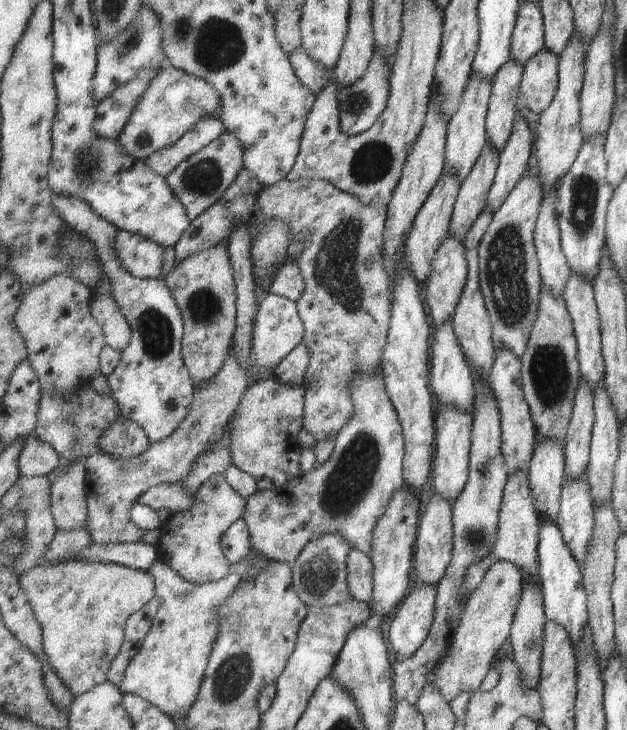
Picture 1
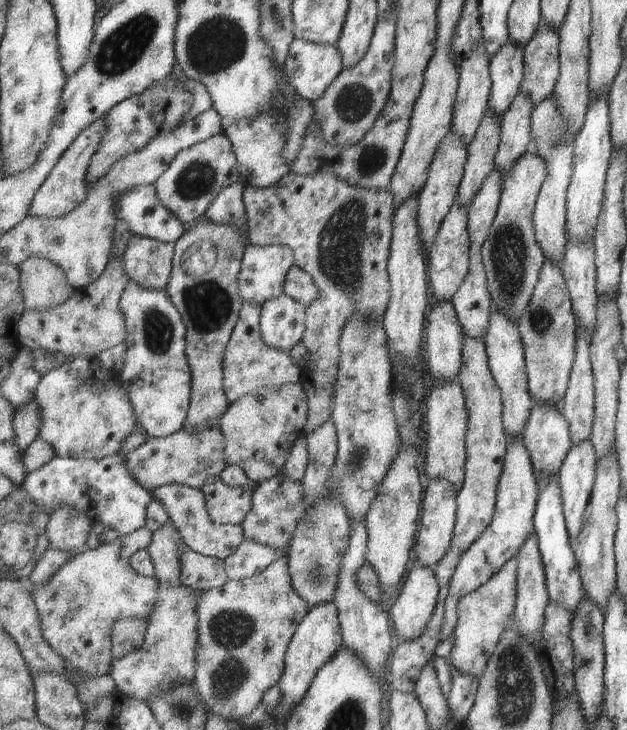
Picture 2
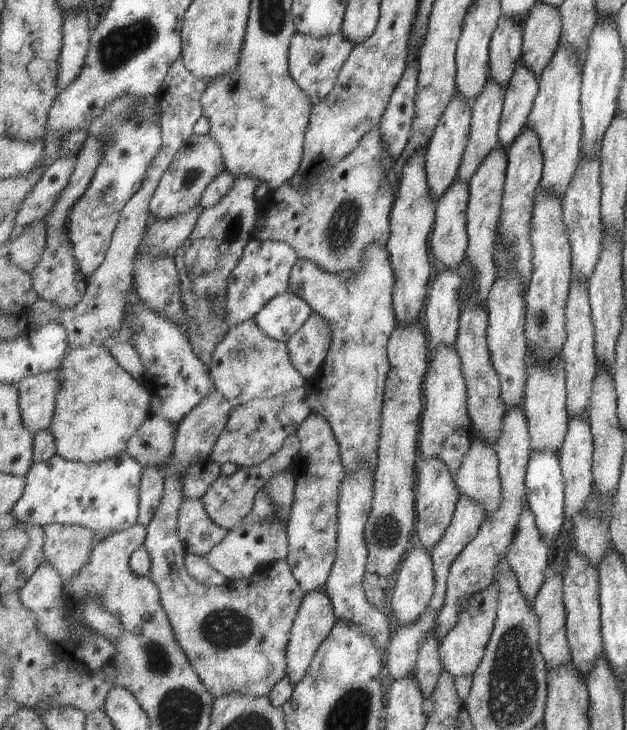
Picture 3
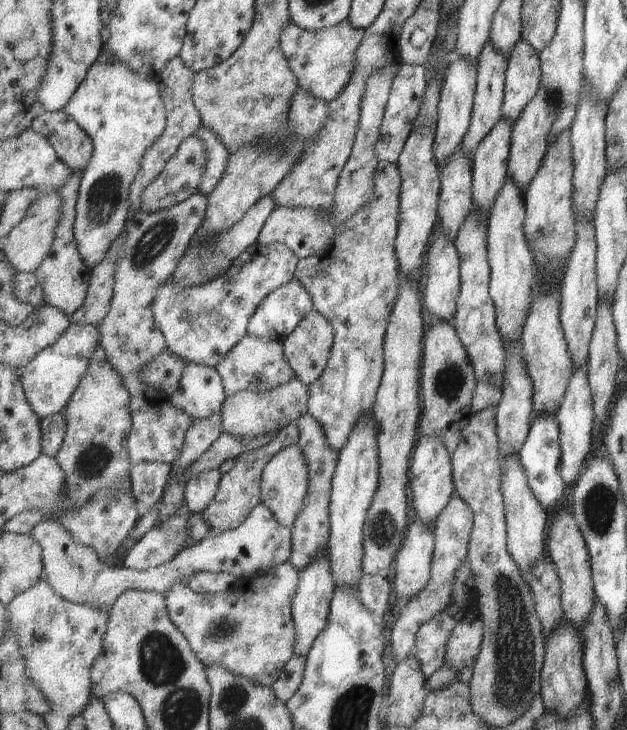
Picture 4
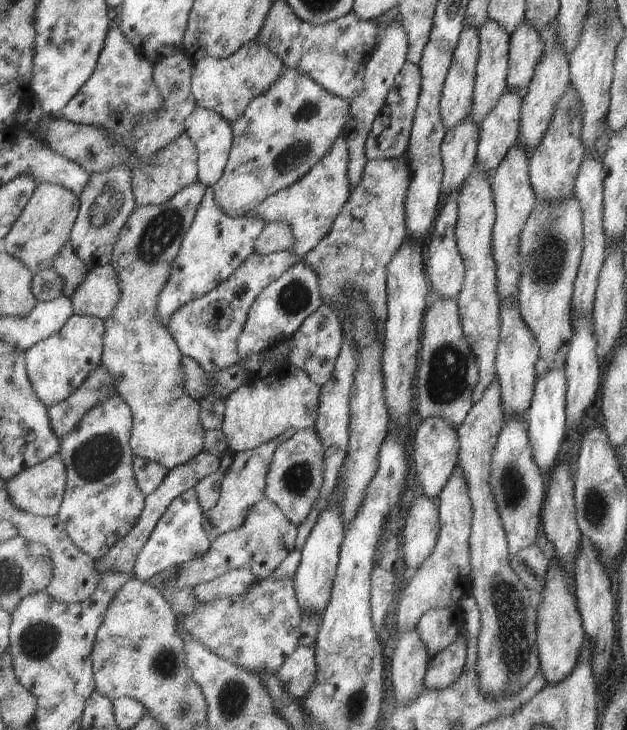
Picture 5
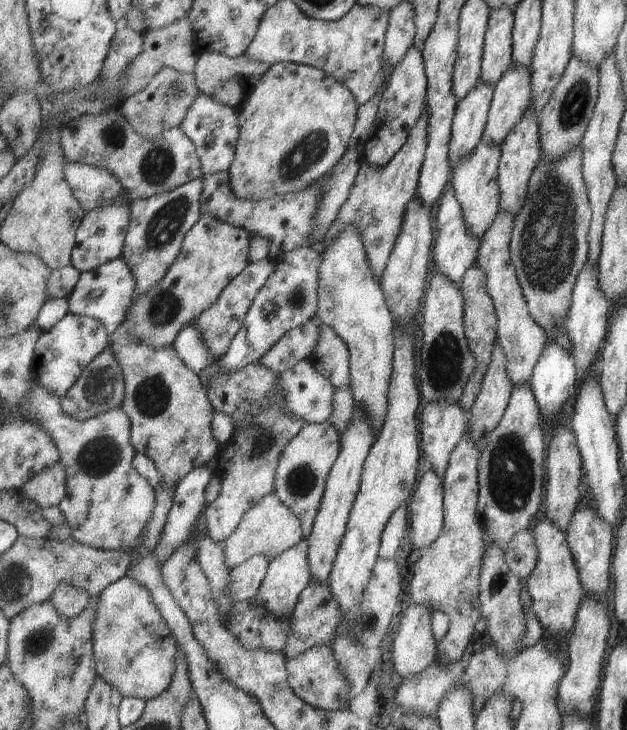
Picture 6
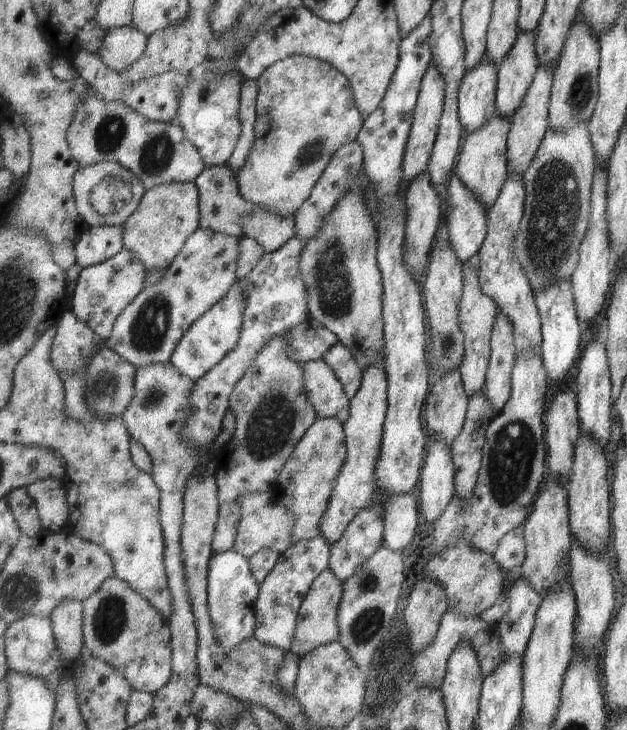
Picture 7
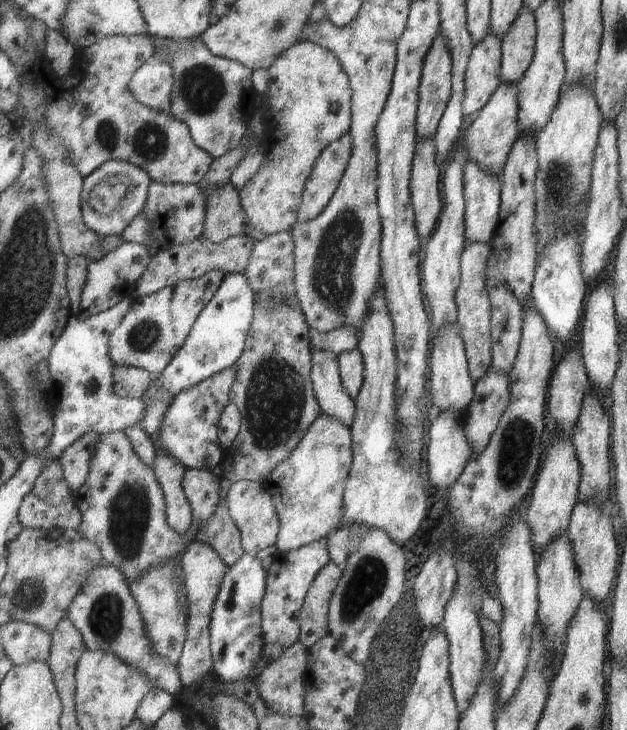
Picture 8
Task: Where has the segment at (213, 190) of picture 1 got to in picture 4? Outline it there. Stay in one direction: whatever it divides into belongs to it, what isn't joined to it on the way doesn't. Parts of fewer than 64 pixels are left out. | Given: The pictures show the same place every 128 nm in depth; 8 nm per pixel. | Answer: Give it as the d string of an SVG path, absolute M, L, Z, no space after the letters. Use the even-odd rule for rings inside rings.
M197 135L187 138L179 147L178 153L167 163L157 180L150 184L146 192L143 193L141 210L149 214L158 213L193 197L195 193L201 190L207 165L208 156L203 139Z

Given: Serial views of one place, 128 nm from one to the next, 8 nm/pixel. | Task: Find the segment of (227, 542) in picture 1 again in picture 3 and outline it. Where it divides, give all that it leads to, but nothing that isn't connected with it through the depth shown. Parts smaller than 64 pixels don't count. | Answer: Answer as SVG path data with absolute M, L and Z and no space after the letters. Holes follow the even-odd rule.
M185 495L179 514L178 531L187 552L206 557L231 532L209 516L202 499Z

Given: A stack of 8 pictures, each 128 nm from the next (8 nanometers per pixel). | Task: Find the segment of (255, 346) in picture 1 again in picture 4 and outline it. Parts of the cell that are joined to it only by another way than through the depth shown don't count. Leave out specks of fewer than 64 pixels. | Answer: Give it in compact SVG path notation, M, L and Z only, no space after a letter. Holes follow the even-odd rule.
M293 279L263 300L251 317L248 332L260 339L284 343L313 310L310 291L297 279Z

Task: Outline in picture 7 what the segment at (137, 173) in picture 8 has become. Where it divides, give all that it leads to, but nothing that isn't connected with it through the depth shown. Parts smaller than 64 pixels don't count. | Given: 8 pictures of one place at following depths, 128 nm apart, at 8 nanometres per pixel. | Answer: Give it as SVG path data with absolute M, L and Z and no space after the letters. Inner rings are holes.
M106 161L87 167L80 166L80 169L74 176L74 193L76 201L78 202L79 212L85 219L83 223L84 226L117 225L117 222L119 222L119 225L125 226L127 220L130 220L129 216L127 216L127 218L119 218L119 216L123 216L123 214L103 216L103 214L99 214L99 212L93 208L90 199L91 192L93 192L93 188L95 188L101 180L105 180L107 176L119 176L119 178L123 178L125 182L133 184L133 200L129 202L129 208L133 208L133 213L136 212L139 204L145 197L147 189L145 189L142 181L137 178L133 172L130 172L118 163Z

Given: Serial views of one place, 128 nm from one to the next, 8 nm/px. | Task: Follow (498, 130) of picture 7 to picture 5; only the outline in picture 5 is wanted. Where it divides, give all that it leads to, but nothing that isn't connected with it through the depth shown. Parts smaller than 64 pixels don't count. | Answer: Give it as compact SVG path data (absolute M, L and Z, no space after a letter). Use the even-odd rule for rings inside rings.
M477 163L474 172L466 180L458 194L459 220L457 220L457 248L461 252L467 272L463 290L457 294L455 302L459 306L465 340L470 342L478 358L481 377L474 388L474 404L482 400L486 390L498 380L498 348L502 338L503 306L498 295L496 260L492 253L492 240L496 223L496 204L491 176Z

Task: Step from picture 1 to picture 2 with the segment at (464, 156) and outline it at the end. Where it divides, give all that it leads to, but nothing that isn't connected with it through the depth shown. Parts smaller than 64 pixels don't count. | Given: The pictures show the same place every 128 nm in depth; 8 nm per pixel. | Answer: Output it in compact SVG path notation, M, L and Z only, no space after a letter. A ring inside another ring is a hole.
M481 40L479 46L475 48L473 54L469 54L461 64L458 65L460 70L460 82L458 89L458 98L456 99L456 106L454 109L454 121L452 122L452 130L455 130L455 134L459 134L463 138L463 142L469 144L473 142L483 118L485 118L485 112L489 107L490 95L492 92L492 80L490 74L490 57L485 50L485 42Z

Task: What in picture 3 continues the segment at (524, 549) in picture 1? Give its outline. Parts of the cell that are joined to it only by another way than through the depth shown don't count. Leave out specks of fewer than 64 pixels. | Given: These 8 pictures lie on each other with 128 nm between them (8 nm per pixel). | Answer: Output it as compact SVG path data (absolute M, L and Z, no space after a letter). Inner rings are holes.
M523 406L509 408L503 421L502 436L496 444L502 478L502 503L482 526L478 537L458 556L450 570L446 606L436 621L436 634L439 642L445 638L459 622L460 599L484 591L494 582L498 565L507 558L507 552L516 537L516 529L522 514L529 504L530 490L527 486L527 473L532 453L531 435Z

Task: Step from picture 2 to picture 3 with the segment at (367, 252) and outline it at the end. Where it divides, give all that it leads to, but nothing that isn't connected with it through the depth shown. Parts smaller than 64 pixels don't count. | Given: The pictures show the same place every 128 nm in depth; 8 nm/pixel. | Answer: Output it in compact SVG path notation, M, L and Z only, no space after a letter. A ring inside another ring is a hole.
M375 129L349 156L332 166L326 173L317 175L310 185L298 187L287 181L279 186L271 196L258 205L260 213L254 238L262 241L283 241L295 249L299 259L314 262L328 273L359 273L364 268L368 247L385 247L391 238L390 216L398 192L390 185L380 163L382 142L381 131Z

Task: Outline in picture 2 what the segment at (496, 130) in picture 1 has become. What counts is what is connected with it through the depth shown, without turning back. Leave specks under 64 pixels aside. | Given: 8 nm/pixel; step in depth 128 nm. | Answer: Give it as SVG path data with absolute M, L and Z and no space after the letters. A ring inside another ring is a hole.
M509 40L490 58L492 92L489 107L501 116L511 108L513 100L522 90L525 78L524 50L523 44Z

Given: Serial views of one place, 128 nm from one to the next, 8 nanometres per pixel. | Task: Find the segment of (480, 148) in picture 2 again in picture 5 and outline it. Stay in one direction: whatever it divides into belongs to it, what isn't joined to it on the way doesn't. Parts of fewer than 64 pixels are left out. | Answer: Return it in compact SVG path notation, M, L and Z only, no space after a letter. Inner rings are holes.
M489 19L479 30L480 59L476 70L476 87L474 90L474 105L470 118L479 126L489 118L490 114L500 103L500 99L509 90L507 77L510 70L510 42L511 35L497 22Z

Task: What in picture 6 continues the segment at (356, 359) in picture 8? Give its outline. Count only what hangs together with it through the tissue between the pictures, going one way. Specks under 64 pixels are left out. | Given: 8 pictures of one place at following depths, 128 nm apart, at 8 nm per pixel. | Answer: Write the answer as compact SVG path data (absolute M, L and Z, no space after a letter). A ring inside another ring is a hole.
M317 316L313 320L319 326L319 342L310 359L312 364L315 364L315 368L325 378L329 378L337 389L351 388L353 376L350 348L331 326L324 324Z

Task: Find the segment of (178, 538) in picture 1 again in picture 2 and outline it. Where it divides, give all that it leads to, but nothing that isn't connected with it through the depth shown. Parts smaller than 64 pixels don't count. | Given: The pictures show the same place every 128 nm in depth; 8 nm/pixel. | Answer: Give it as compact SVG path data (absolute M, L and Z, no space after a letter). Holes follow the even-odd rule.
M220 477L206 482L202 489L211 520L217 525L242 525L251 513L256 484L251 486L228 486ZM184 542L179 548L181 556L181 578L179 581L198 591L220 588L230 579L223 560L201 555L189 548Z

